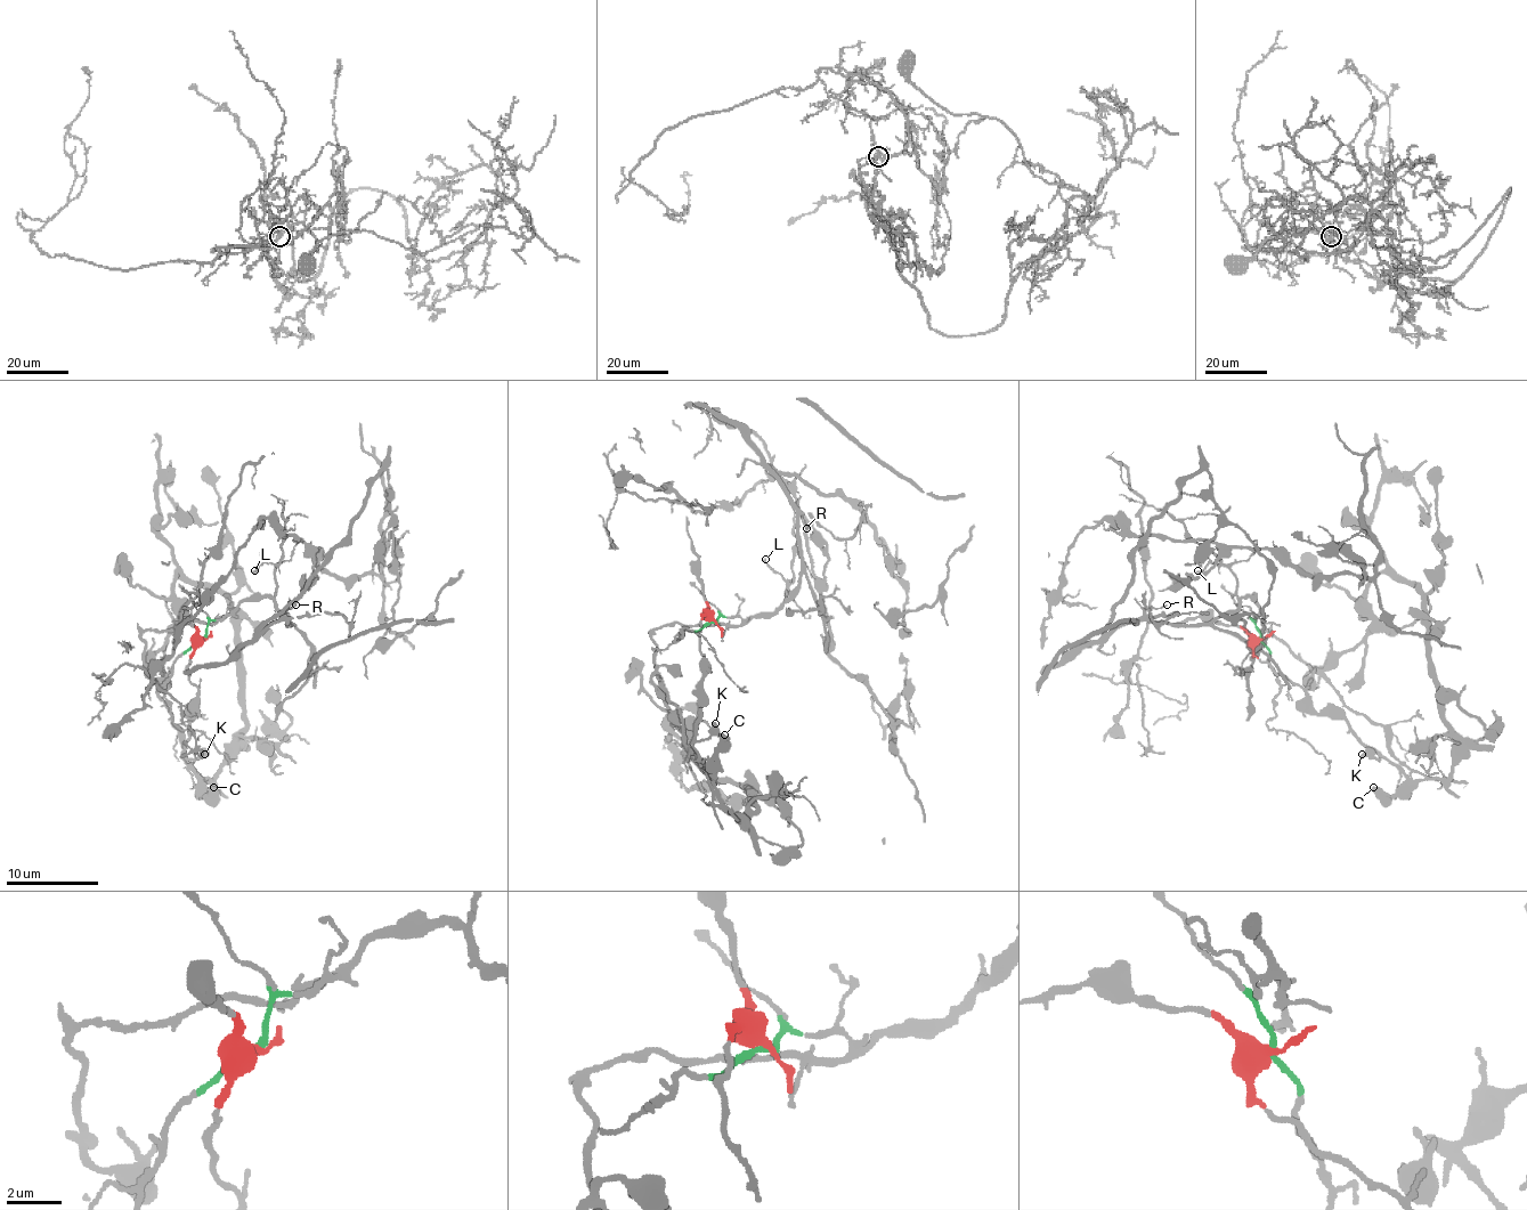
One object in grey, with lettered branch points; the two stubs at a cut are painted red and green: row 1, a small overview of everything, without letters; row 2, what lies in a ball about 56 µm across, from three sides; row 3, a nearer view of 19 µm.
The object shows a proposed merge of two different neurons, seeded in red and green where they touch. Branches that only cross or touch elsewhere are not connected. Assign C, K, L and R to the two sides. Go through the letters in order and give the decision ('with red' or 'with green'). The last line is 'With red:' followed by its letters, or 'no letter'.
C: with red
K: with red
L: with green
R: with green
With red: C, K

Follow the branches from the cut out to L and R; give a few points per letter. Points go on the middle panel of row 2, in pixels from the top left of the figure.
L: (714, 623), (723, 616), (744, 620), (753, 616), (769, 616), (787, 598), (780, 577), (764, 558)
R: (714, 623), (723, 616), (748, 620), (769, 616), (793, 595), (802, 570), (795, 508), (806, 528)

